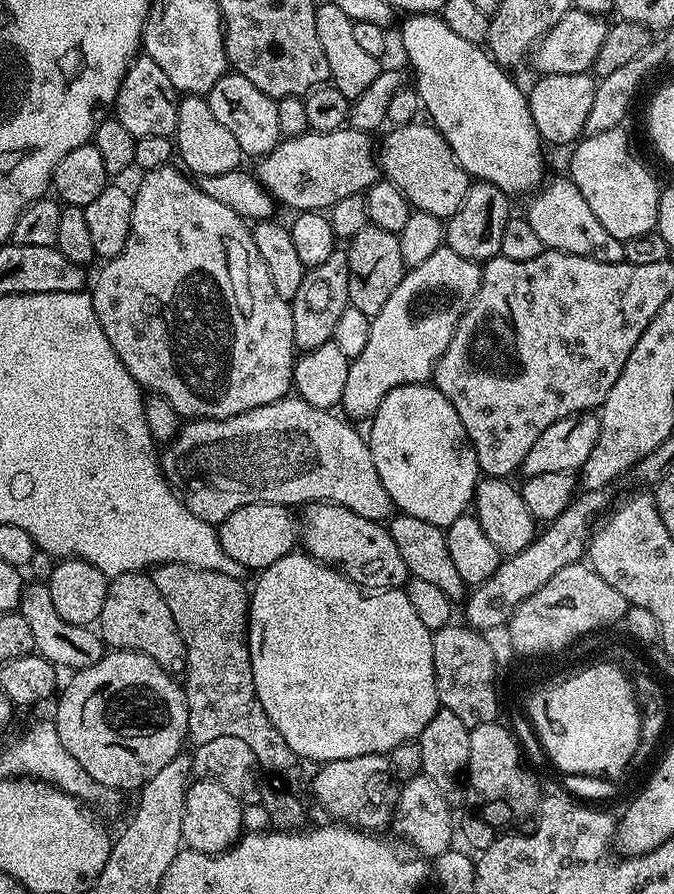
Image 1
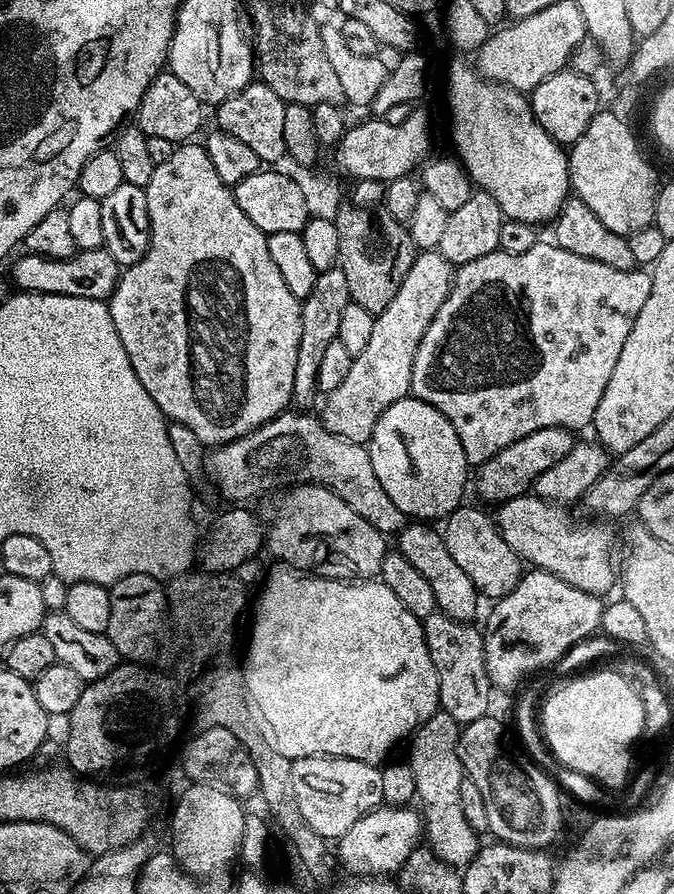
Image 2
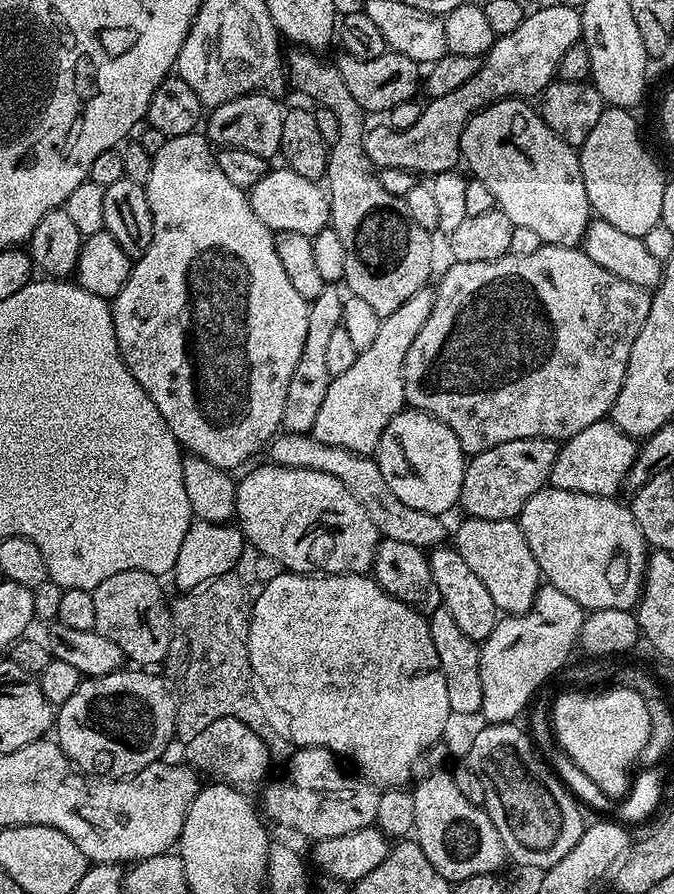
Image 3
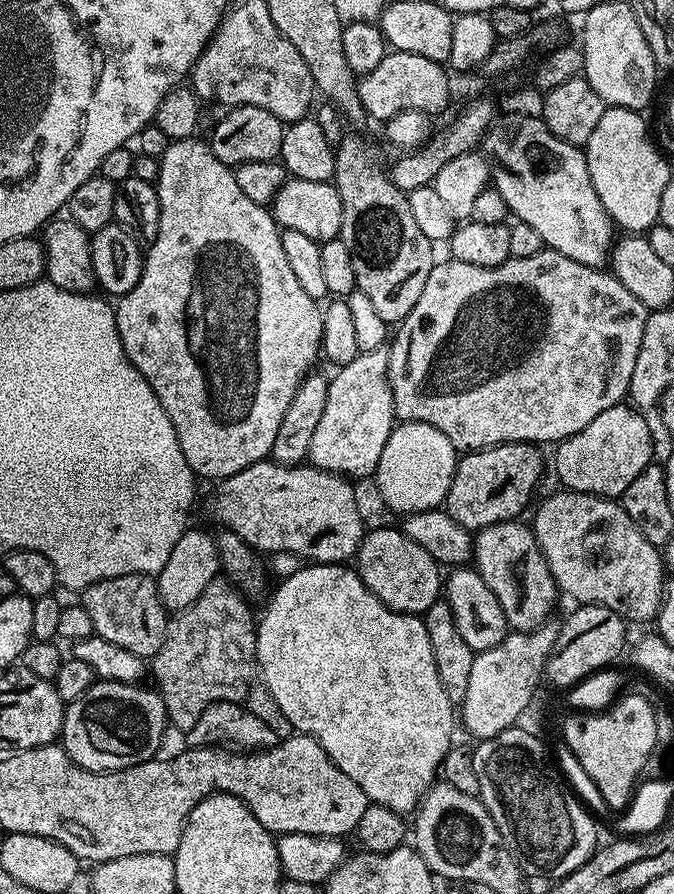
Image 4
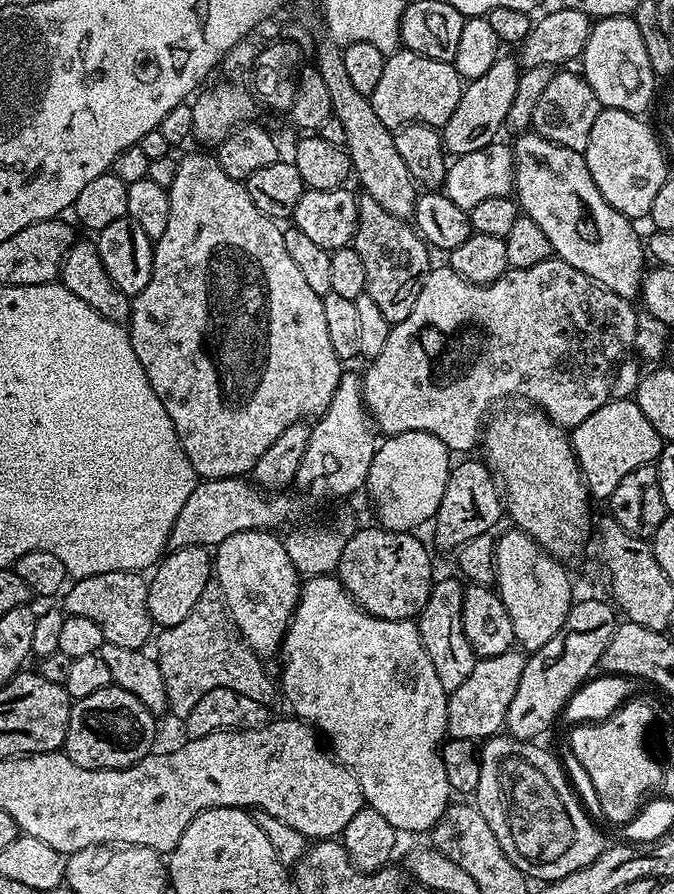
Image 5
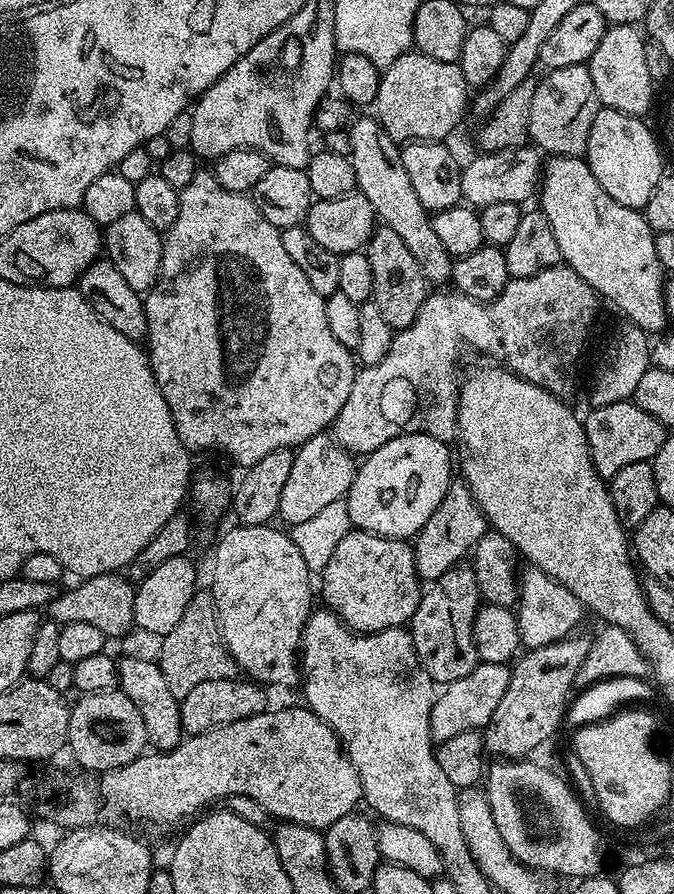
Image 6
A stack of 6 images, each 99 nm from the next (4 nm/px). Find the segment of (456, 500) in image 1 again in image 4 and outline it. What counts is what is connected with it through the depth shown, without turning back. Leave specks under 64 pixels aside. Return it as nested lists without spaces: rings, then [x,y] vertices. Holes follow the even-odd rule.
[[[426,422],[397,423],[382,450],[382,458],[378,458],[376,488],[385,506],[399,514],[431,512],[439,509],[448,496],[457,459],[458,450],[442,430],[434,430]]]

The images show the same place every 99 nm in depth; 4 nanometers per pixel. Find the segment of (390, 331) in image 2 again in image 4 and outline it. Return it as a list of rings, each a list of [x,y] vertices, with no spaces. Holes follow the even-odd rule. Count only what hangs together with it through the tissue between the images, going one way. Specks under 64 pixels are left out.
[[[384,348],[360,352],[354,362],[335,369],[334,375],[328,381],[326,410],[314,429],[314,438],[310,438],[307,463],[345,478],[371,477],[397,423],[388,385],[388,353]]]

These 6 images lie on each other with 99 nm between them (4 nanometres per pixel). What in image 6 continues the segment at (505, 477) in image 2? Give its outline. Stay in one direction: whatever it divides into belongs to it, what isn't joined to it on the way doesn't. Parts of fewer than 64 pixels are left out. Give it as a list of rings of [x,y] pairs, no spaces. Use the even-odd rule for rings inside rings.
[[[454,482],[446,490],[446,498],[438,502],[438,510],[430,514],[430,522],[422,526],[422,530],[414,537],[414,551],[416,554],[416,573],[421,581],[431,582],[442,578],[446,570],[457,567],[460,560],[469,555],[476,543],[484,537],[486,521],[484,512],[472,496],[467,484]]]

